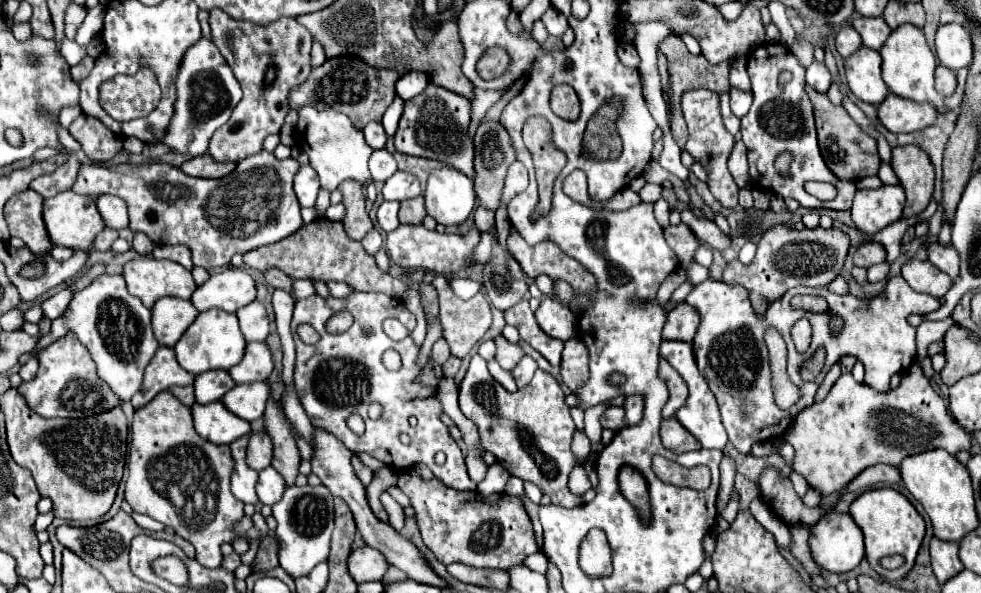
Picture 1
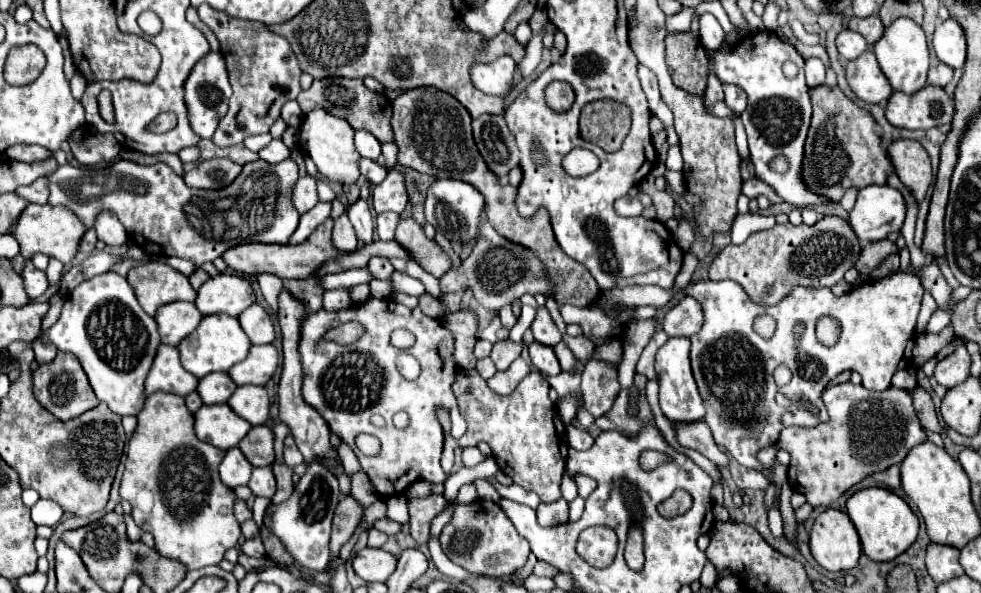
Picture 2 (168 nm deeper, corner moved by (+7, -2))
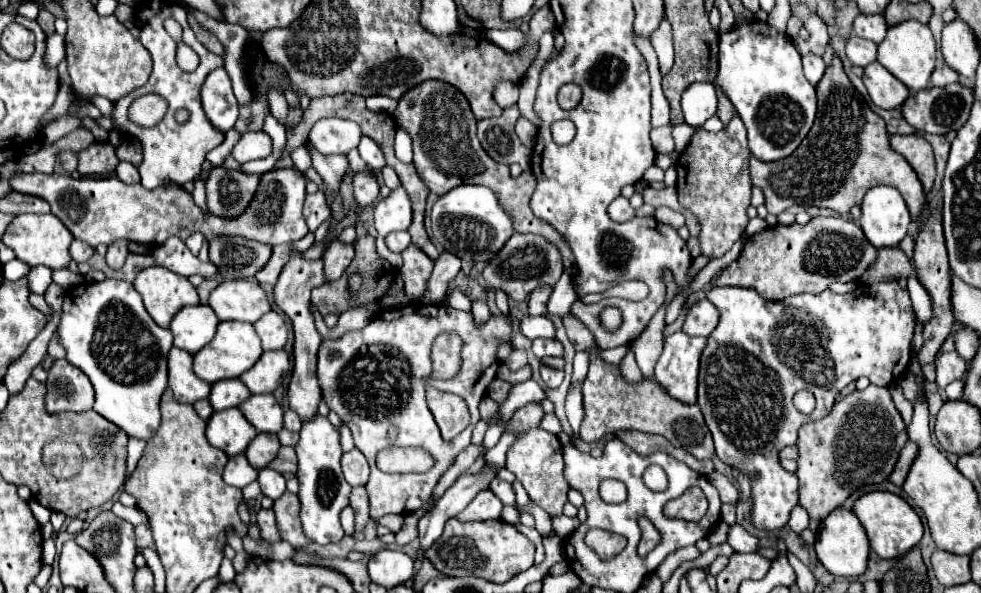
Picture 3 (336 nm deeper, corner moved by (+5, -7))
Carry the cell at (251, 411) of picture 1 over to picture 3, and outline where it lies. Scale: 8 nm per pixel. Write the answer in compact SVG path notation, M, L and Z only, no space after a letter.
M250 395L240 411L260 433L278 433L284 427L284 411L274 395Z

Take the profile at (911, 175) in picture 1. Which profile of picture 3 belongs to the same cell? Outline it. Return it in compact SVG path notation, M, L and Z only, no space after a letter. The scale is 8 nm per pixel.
M892 135L890 143L892 143L892 149L904 155L904 159L912 165L924 189L930 191L936 177L936 165L934 165L930 143L922 135Z

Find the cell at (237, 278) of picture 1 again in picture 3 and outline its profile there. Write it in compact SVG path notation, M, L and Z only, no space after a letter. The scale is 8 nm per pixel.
M224 281L210 295L210 307L214 307L220 321L248 321L256 323L272 307L258 281Z

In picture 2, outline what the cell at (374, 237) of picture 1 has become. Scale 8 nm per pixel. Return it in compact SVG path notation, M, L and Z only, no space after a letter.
M358 200L348 208L348 218L356 230L356 236L362 244L370 244L372 242L372 234L374 234L374 222L368 210L366 200Z

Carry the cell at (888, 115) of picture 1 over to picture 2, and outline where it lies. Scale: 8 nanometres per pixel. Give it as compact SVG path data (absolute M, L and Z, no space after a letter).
M924 86L916 94L892 94L886 102L886 120L896 128L922 130L950 124L954 102L944 88Z

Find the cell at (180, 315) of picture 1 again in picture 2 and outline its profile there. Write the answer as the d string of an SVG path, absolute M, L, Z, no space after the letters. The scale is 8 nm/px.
M170 302L158 308L156 324L160 340L168 346L178 346L178 342L196 330L202 314L196 310L194 302Z

